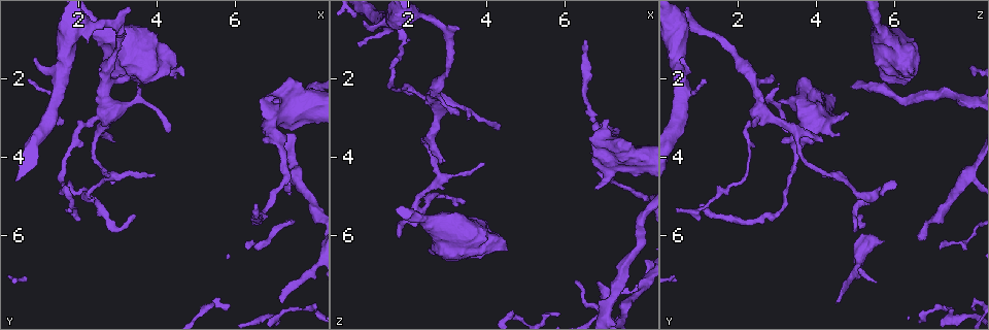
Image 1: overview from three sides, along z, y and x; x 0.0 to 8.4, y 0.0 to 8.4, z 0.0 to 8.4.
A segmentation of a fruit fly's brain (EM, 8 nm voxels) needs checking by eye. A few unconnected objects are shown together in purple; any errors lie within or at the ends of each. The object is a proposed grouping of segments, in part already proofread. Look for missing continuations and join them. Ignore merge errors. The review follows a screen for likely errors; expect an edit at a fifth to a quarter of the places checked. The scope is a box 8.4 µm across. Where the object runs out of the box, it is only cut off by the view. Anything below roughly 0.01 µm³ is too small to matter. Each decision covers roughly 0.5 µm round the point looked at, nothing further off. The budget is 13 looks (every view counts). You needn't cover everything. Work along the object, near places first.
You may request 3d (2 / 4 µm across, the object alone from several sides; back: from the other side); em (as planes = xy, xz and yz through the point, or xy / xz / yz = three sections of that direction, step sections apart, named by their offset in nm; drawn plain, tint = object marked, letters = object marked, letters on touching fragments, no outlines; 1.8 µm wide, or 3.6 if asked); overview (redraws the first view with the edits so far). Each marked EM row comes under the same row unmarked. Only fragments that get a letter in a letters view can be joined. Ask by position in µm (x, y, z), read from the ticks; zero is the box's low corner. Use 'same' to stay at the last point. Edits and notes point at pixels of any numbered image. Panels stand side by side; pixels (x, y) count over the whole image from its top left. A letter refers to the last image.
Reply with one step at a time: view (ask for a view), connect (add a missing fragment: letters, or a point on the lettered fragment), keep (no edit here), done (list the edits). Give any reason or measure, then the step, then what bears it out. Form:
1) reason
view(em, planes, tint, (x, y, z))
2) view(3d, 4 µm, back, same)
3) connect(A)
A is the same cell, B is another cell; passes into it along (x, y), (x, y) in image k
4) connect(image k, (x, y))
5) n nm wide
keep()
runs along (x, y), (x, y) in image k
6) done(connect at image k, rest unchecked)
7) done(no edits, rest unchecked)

tapers out
view(3d, 4 µm, back, (7.25, 7.70, 4.50))

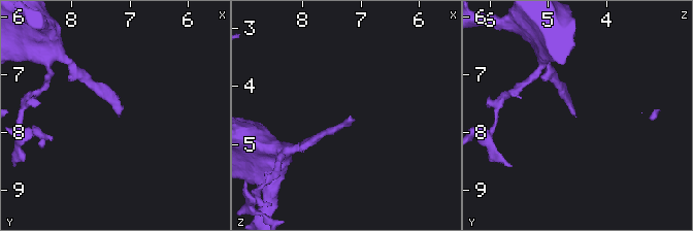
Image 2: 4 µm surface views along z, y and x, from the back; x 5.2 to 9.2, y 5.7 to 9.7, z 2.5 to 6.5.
view(em, planes, tint, (7.20, 7.75, 4.55))

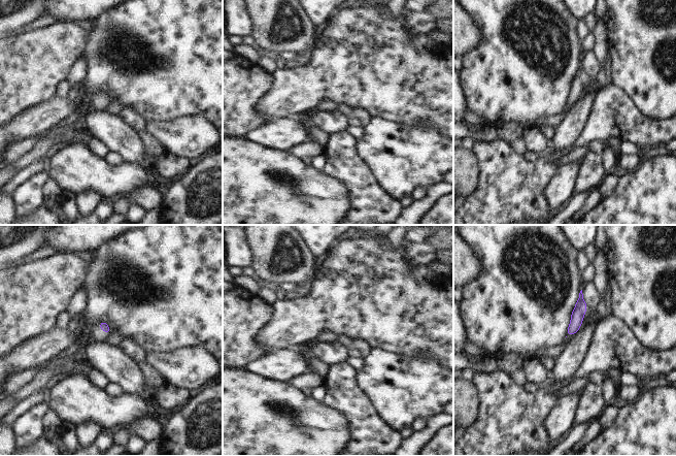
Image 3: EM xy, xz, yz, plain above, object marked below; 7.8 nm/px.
view(em, planes, letters, same)

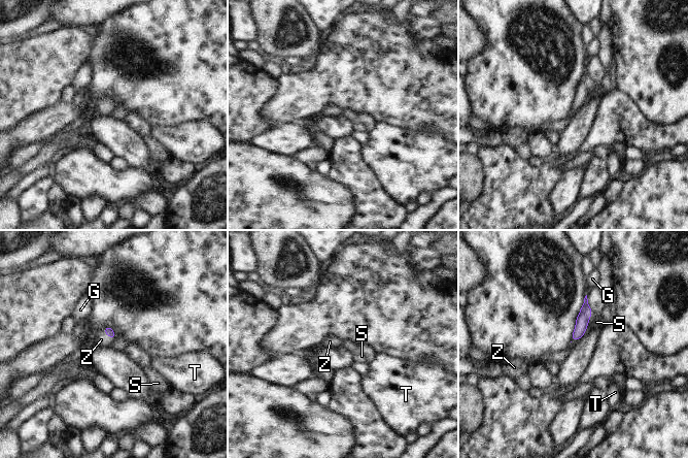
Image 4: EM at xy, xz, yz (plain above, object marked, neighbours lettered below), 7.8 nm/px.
connect(image 4, (101, 339))
Z is the same cell, G, S and T are other cells; passes into it along (107, 330), (108, 335), (101, 339) in image 4; it goes on there

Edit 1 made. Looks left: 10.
tapers out
view(em, planes, letters, (1.80, 4.60, 6.05))

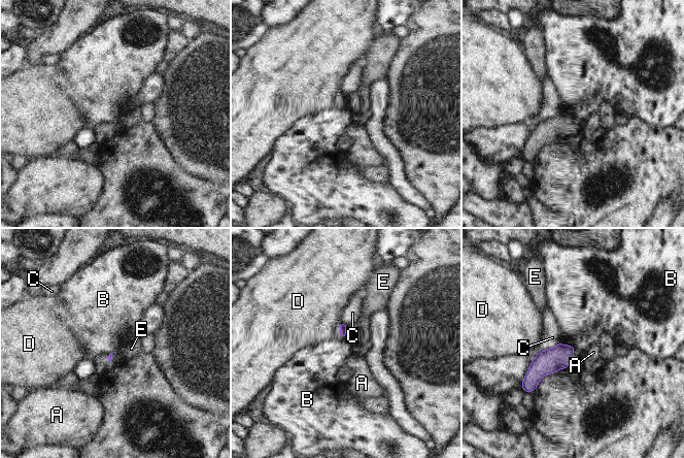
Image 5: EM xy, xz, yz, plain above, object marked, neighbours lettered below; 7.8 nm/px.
keep()
A, B, C, D and E are other cells; border along (339, 337), (345, 338) in image 5; no lettered fragment goes on from it

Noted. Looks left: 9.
thin end
view(em, planes, letters, (3.50, 5.50, 5.15))

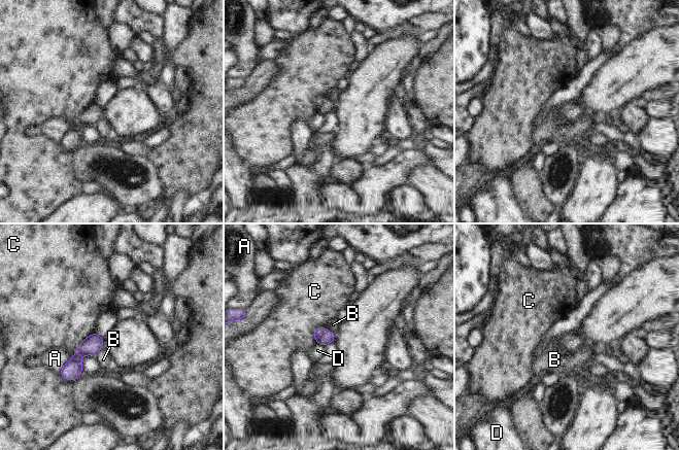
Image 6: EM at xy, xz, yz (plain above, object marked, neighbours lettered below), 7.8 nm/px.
keep()
A, B, C and D are other cells; runs along (100, 340), (87, 347), (63, 372) in image 6; no lettered fragment goes on from it

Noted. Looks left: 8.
tapers out
view(em, planes, letters, (6.50, 5.25, 1.05))

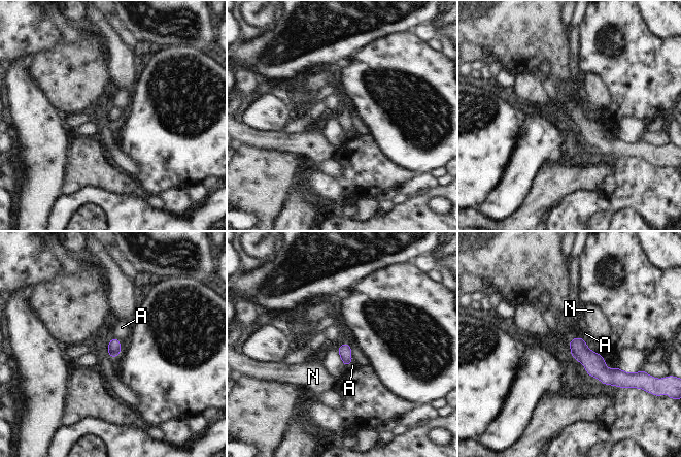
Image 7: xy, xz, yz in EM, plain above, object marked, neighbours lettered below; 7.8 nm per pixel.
keep()
A and N are other cells; none of them fits

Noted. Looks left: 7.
done(connect at image 4, rest unchecked)

